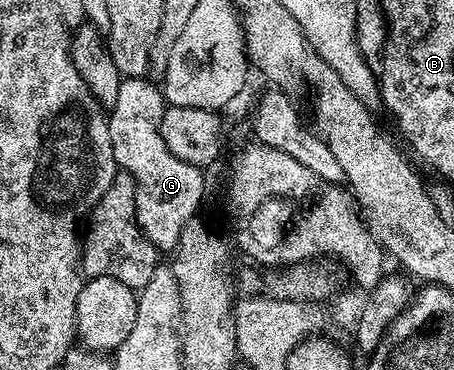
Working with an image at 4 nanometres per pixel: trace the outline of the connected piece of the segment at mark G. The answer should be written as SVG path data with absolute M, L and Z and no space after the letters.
M124 78L120 91L117 92L117 101L109 108L109 141L113 145L113 157L116 168L127 171L135 179L138 191L137 206L139 208L139 228L153 241L153 245L159 248L160 252L167 253L178 248L179 239L187 230L191 219L195 215L195 210L199 207L199 202L203 199L203 175L200 168L189 165L181 161L181 157L173 157L169 153L165 141L161 141L161 117L165 100L163 92L158 86L147 83L146 78L128 79Z

